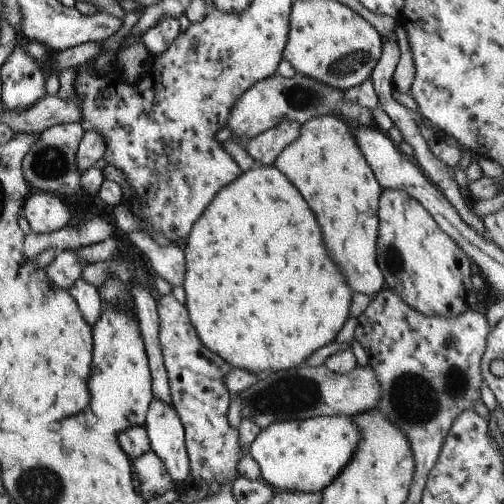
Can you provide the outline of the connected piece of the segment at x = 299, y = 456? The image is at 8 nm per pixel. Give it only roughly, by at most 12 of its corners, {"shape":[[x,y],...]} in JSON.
{"shape":[[354,417],[281,421],[249,445],[274,491],[322,491],[350,461]]}

